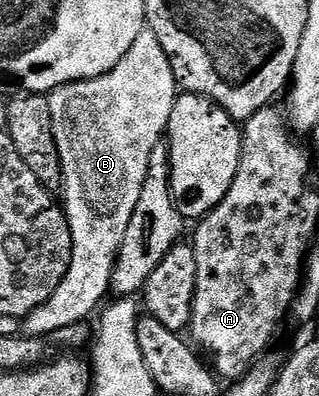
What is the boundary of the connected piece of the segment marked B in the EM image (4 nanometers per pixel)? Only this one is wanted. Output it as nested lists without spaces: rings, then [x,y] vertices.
[[[147,27],[140,32],[138,39],[134,39],[134,47],[126,51],[126,55],[110,72],[94,79],[71,81],[69,85],[62,85],[47,94],[54,143],[58,147],[62,165],[62,208],[72,232],[72,262],[62,283],[58,283],[58,291],[54,291],[54,295],[50,295],[42,307],[23,318],[25,334],[52,334],[70,324],[87,322],[91,313],[95,314],[101,308],[100,300],[112,289],[114,263],[122,247],[122,239],[126,239],[126,227],[130,227],[134,206],[142,196],[142,183],[146,183],[148,178],[150,151],[154,151],[154,147],[161,144],[167,134],[177,96],[178,86],[170,59]]]

